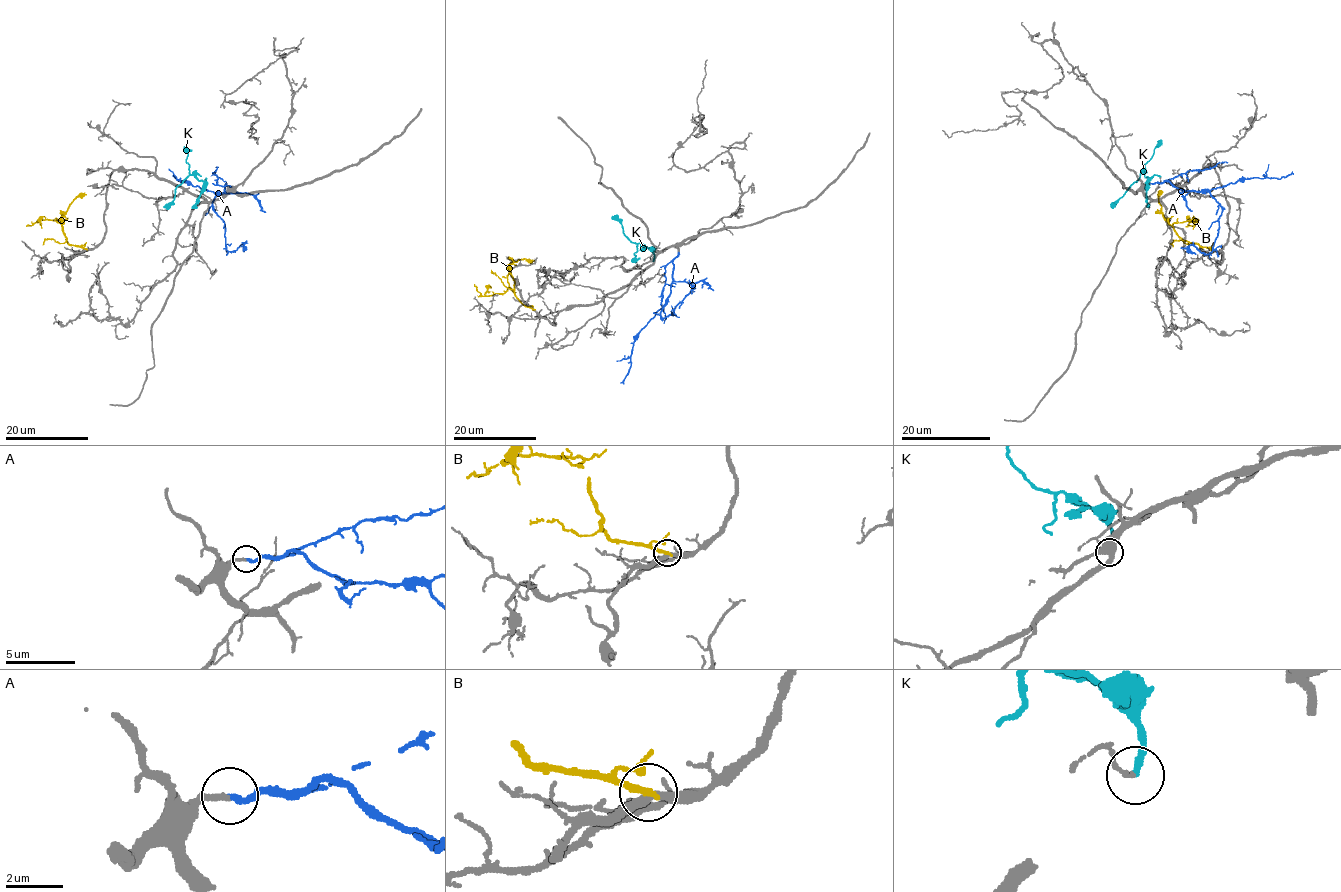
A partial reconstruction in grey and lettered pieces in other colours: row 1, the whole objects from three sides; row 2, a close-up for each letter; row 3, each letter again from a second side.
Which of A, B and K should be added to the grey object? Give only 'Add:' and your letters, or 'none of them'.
Add: A

